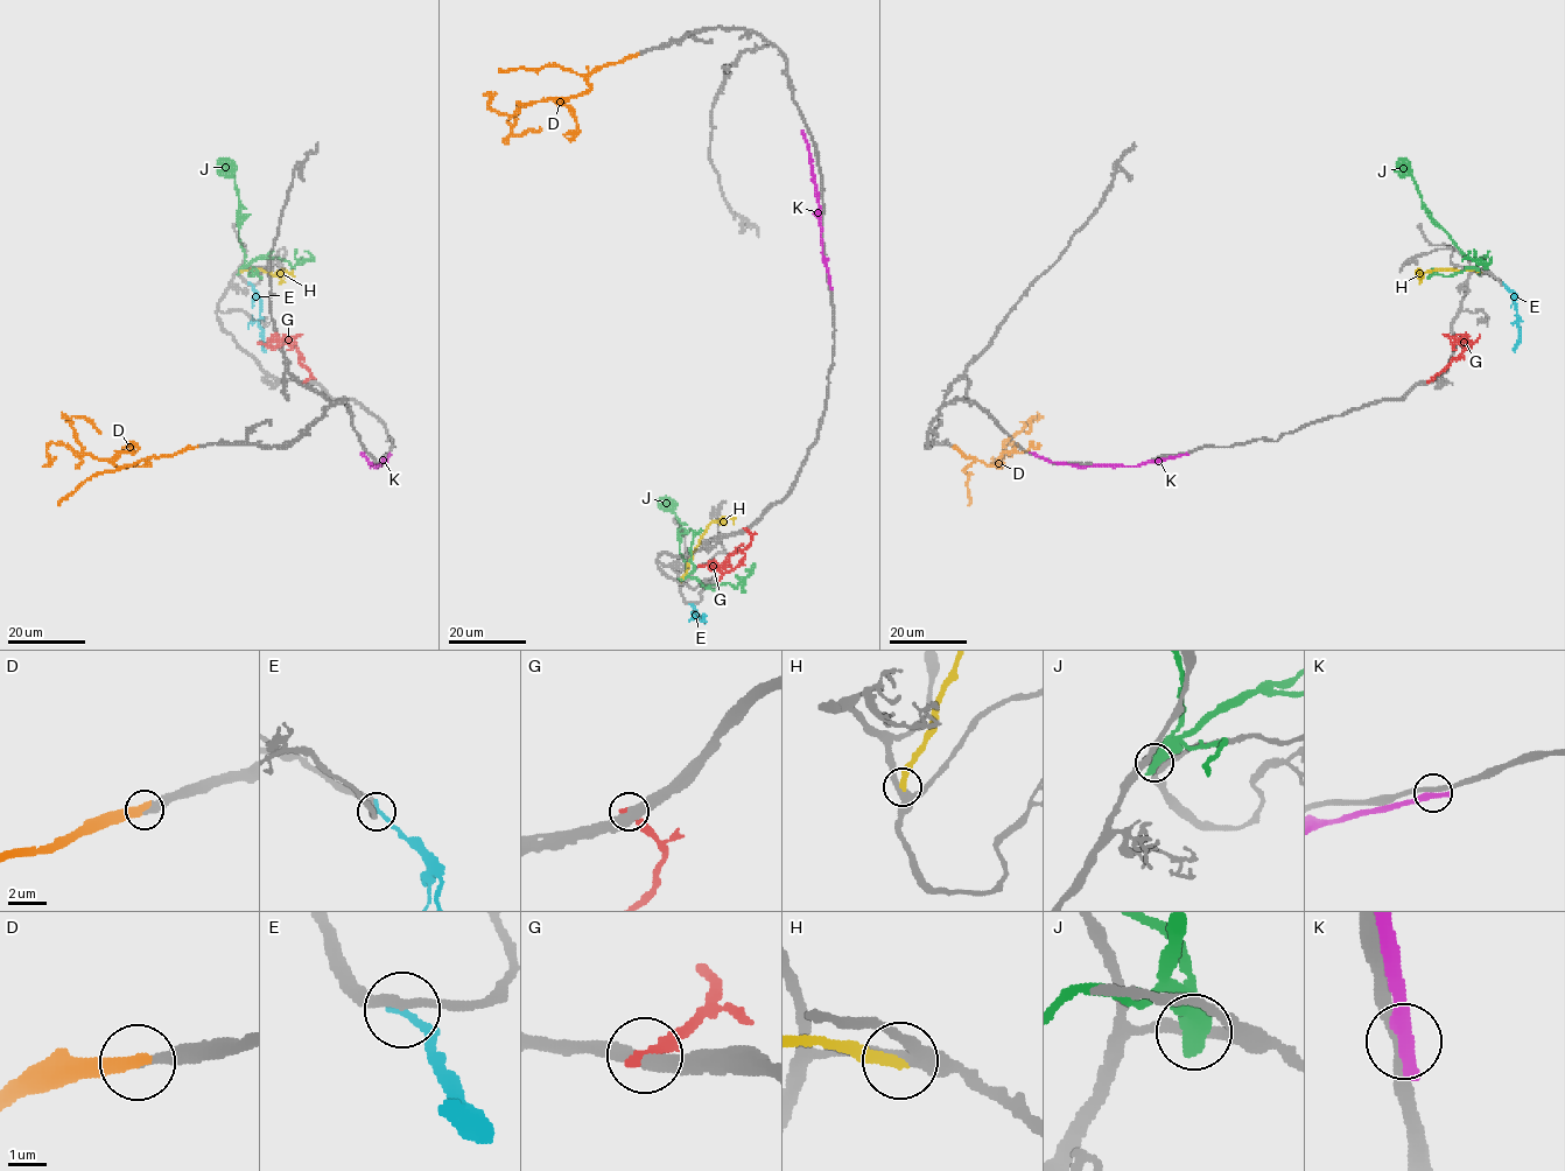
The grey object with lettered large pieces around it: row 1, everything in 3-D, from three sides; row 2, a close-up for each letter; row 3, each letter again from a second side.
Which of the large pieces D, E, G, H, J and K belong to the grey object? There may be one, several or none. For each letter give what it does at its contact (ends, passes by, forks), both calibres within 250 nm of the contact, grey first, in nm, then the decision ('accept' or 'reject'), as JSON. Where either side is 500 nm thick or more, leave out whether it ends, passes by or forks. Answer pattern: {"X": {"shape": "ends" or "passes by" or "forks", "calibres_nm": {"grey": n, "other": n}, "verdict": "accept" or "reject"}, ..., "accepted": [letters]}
{"D": {"shape": "ends", "calibres_nm": {"grey": 320, "other": 440}, "verdict": "accept"}, "E": {"shape": "ends", "calibres_nm": {"grey": 300, "other": 240}, "verdict": "reject"}, "G": {"shape": "ends", "calibres_nm": {"grey": 400, "other": 320}, "verdict": "reject"}, "H": {"shape": "ends", "calibres_nm": {"grey": 320, "other": 300}, "verdict": "reject"}, "J": {"calibres_nm": {"grey": 300, "other": 650}, "verdict": "reject"}, "K": {"shape": "ends", "calibres_nm": {"grey": 280, "other": 460}, "verdict": "reject"}, "accepted": ["D"]}

